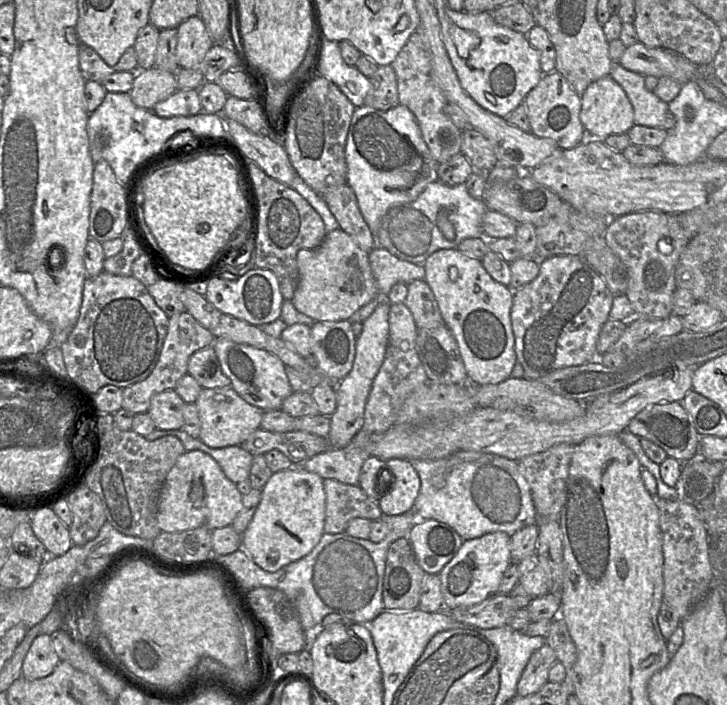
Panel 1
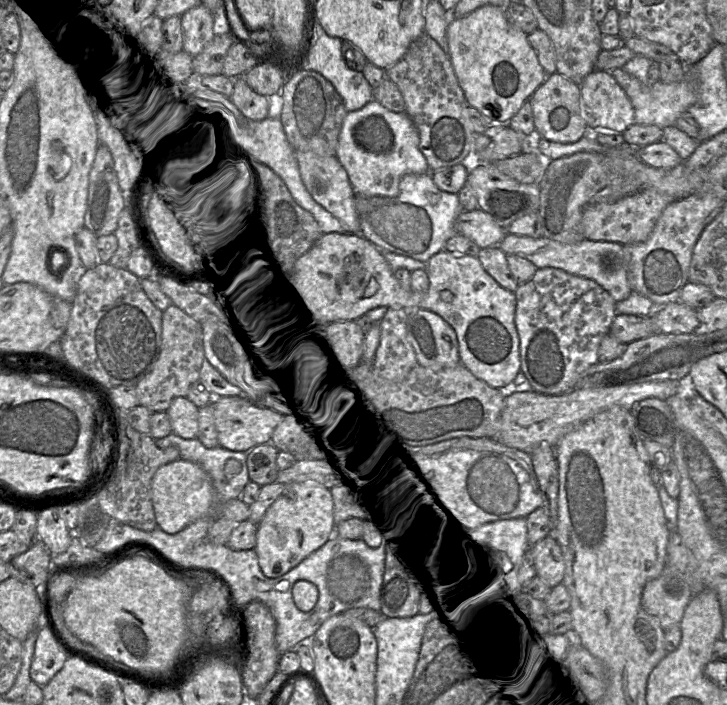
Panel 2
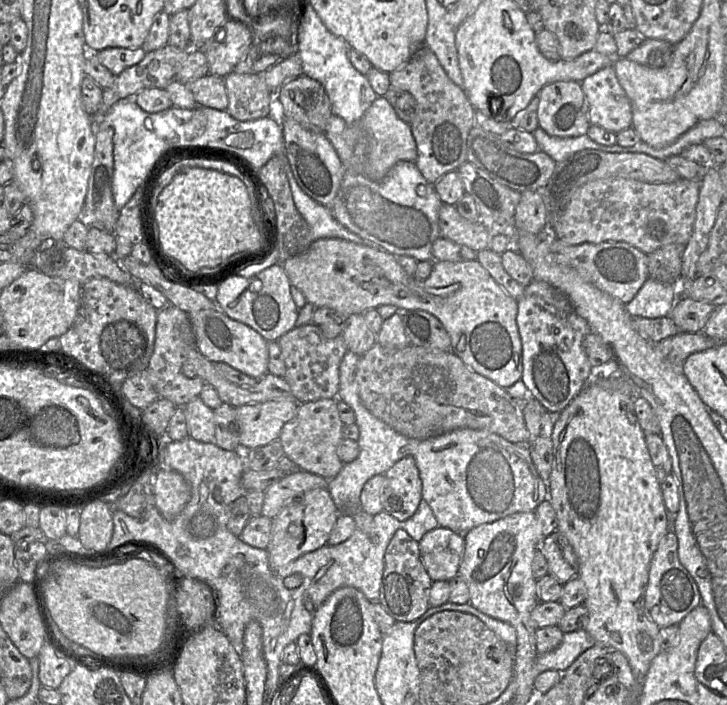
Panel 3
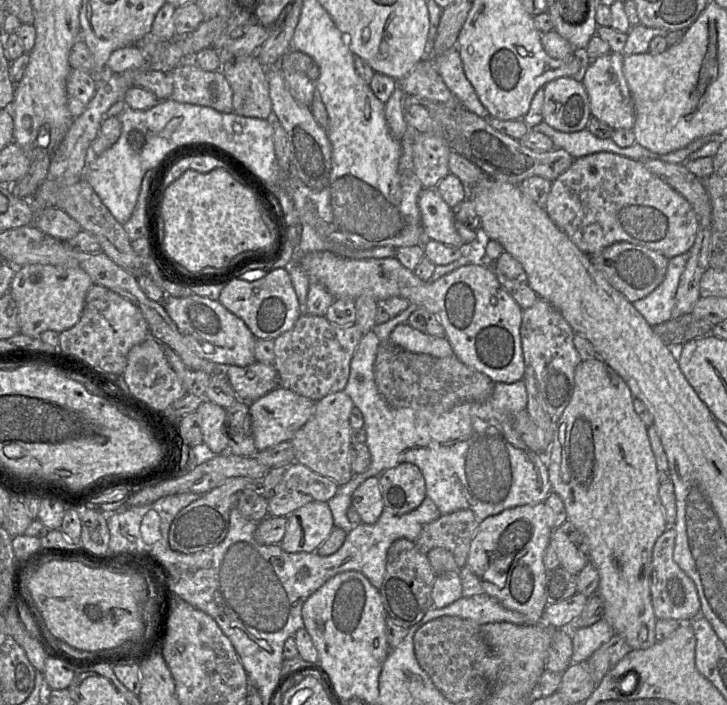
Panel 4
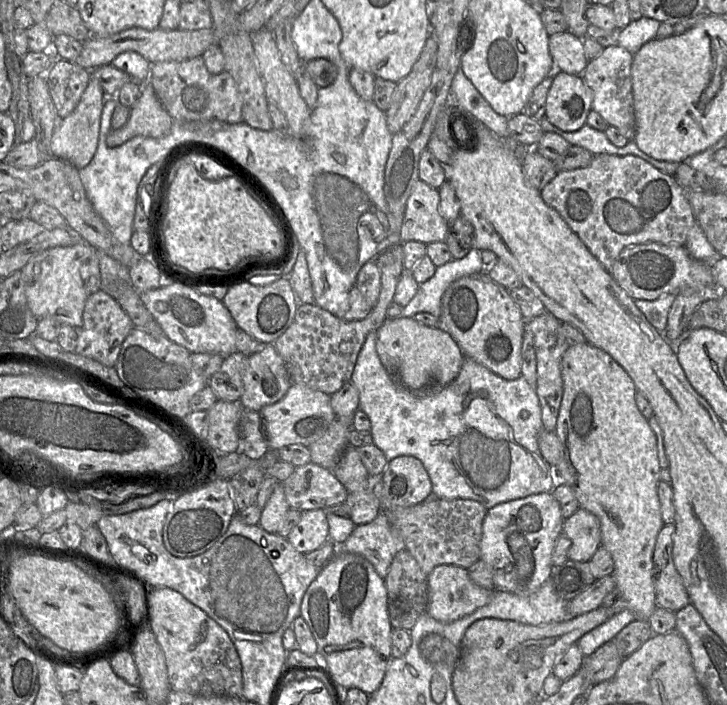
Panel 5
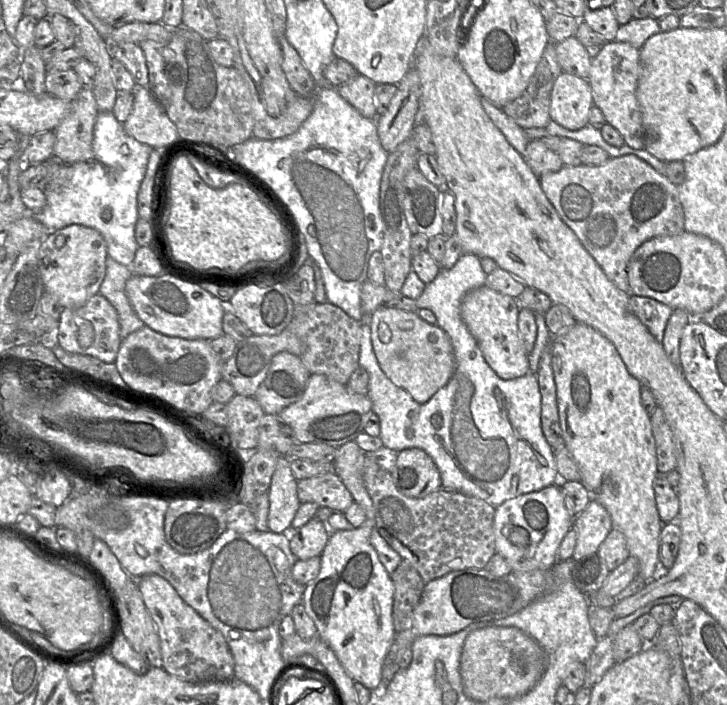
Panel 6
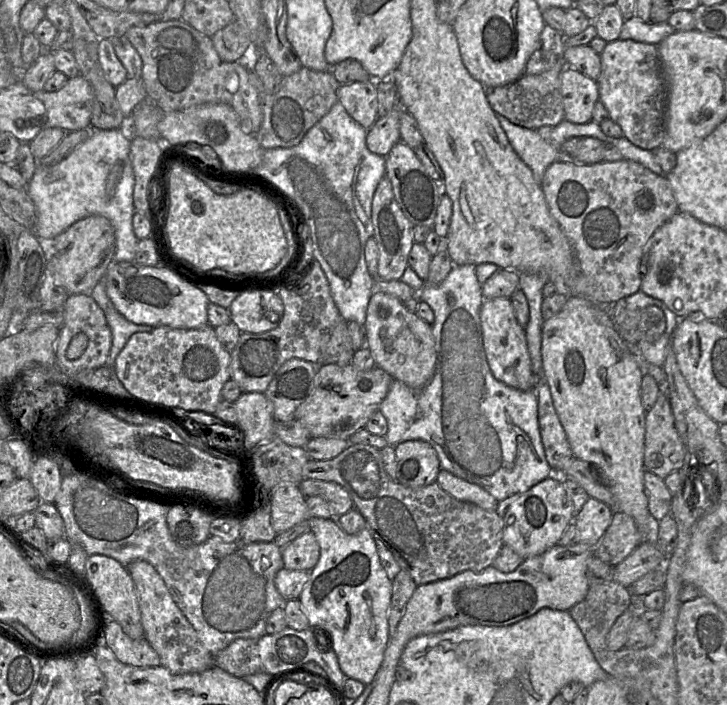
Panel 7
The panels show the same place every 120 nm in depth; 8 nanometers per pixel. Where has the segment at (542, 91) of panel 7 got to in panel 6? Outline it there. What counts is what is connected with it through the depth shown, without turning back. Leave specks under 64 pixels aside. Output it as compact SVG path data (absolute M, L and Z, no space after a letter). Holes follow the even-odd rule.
M525 92L501 108L521 128L546 128L551 121L550 98L531 98Z

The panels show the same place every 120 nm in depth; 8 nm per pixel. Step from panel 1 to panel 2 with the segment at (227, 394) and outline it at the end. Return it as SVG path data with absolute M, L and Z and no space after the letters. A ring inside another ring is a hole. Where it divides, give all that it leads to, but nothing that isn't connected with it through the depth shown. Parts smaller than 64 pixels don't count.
M243 395L214 397L211 404L219 446L232 451L248 452L257 445L271 442L282 414L278 409L256 405Z

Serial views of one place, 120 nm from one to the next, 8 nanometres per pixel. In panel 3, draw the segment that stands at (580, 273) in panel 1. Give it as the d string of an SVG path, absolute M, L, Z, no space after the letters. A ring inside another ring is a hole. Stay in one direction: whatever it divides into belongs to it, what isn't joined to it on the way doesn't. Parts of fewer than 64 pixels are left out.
M533 279L518 299L517 325L522 342L522 380L528 394L536 398L550 413L559 415L588 384L591 364L583 347L583 339L591 333L588 322L579 316L569 299L544 281Z

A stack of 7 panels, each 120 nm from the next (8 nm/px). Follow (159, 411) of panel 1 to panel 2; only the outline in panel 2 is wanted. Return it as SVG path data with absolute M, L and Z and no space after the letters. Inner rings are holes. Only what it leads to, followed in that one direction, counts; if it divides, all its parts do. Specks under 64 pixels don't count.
M187 397L174 398L166 411L172 433L185 439L197 438L198 410L199 408Z

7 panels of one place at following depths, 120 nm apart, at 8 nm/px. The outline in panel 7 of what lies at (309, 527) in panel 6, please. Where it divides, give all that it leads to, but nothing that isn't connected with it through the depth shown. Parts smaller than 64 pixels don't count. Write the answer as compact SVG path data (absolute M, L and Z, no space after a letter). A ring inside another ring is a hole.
M307 532L282 549L284 568L311 571L320 558L320 546L315 535Z

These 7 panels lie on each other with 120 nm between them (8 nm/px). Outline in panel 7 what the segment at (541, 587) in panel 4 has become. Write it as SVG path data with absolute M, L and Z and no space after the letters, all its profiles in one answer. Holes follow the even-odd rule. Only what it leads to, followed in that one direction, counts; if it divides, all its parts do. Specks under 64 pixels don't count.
M548 477L525 492L499 501L496 513L503 522L503 544L523 559L540 555L558 544L575 517L572 503L564 487L564 478L555 477Z

